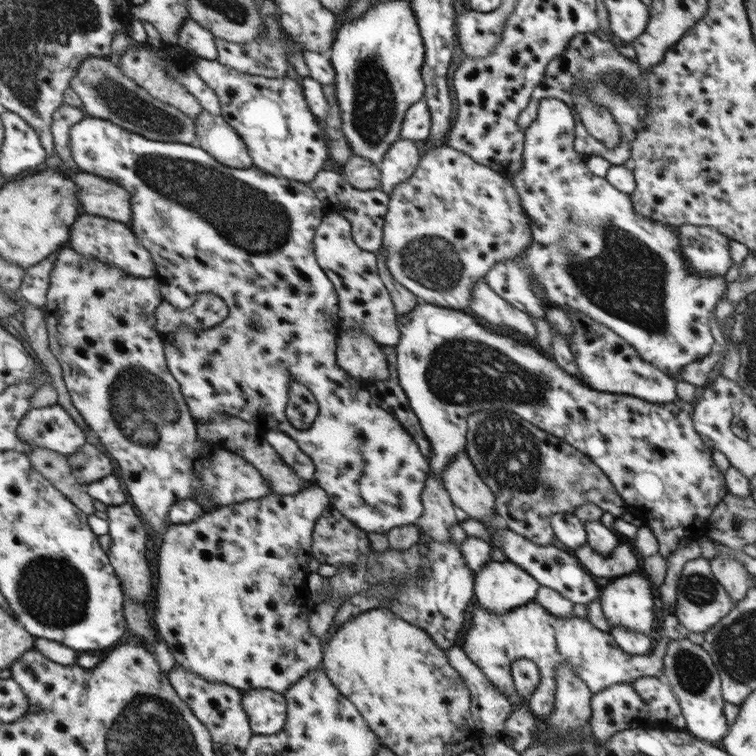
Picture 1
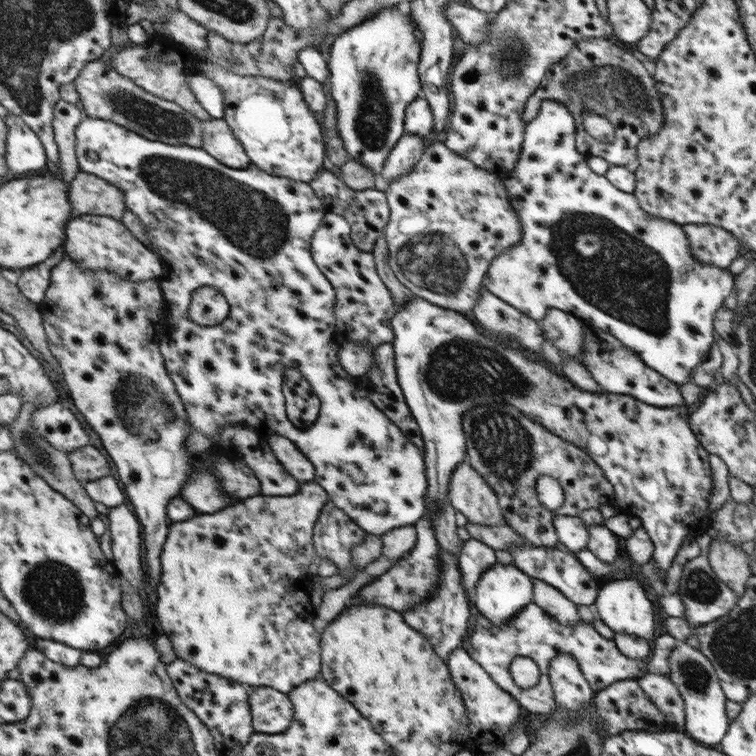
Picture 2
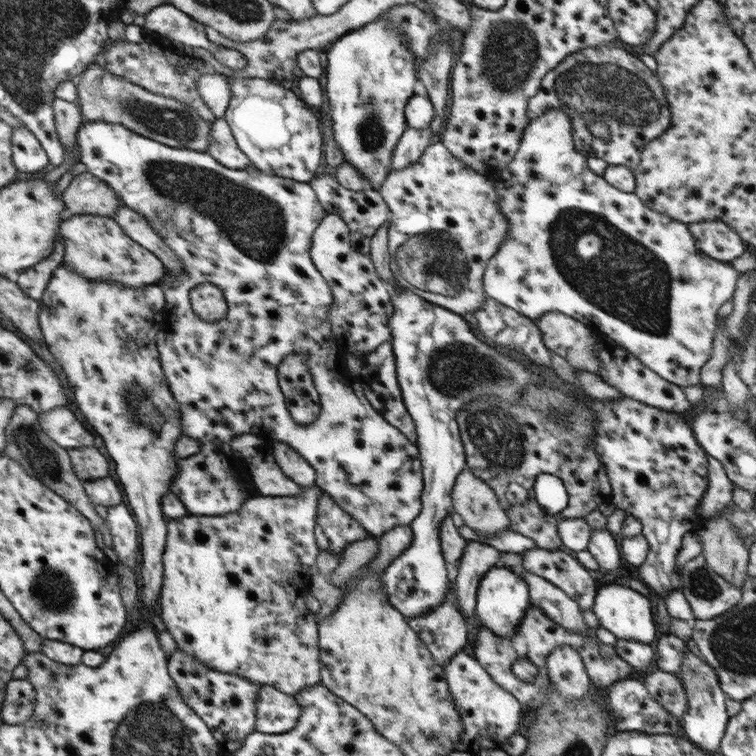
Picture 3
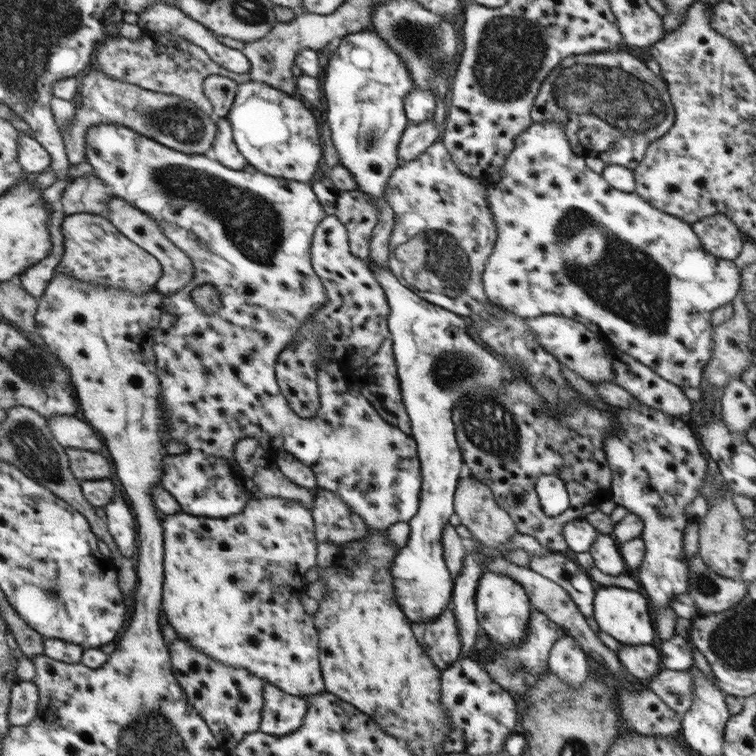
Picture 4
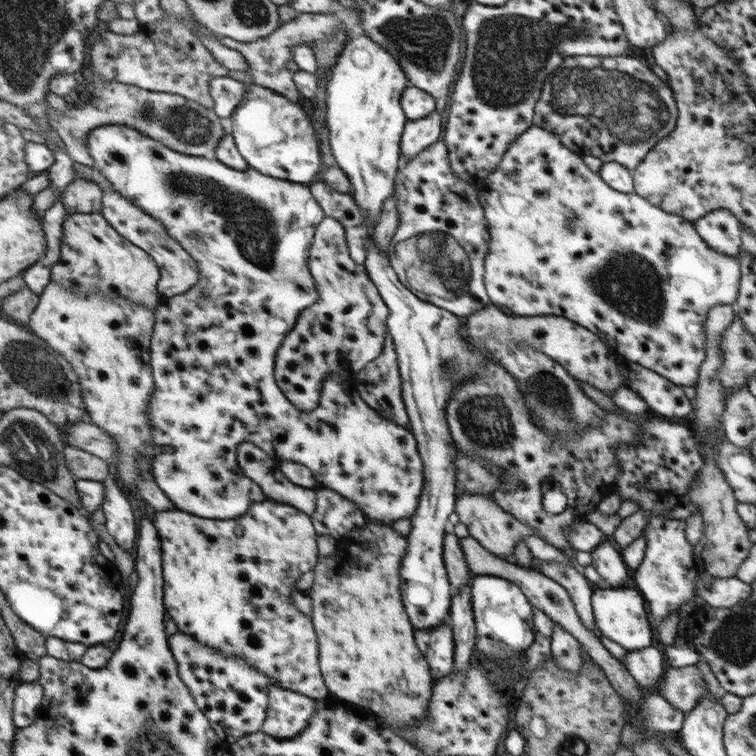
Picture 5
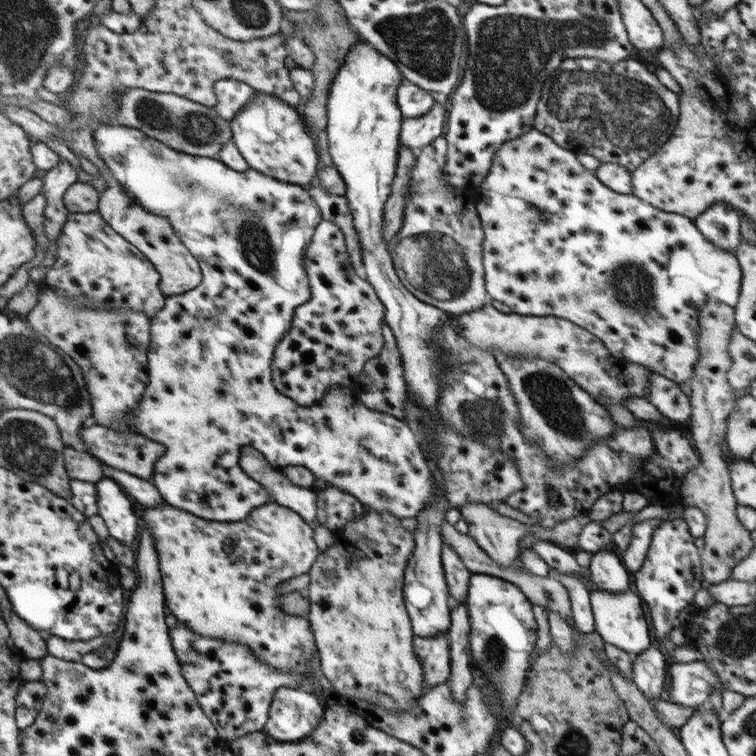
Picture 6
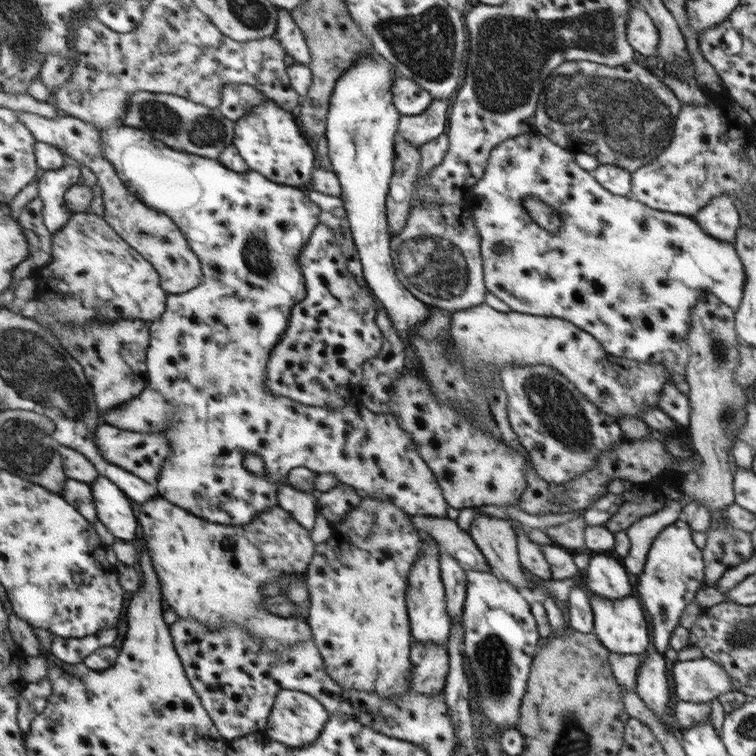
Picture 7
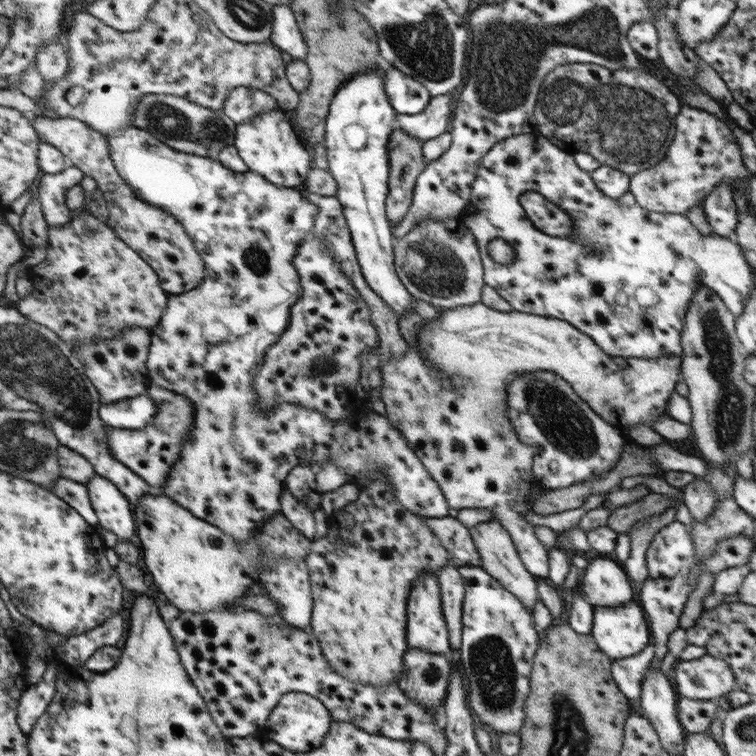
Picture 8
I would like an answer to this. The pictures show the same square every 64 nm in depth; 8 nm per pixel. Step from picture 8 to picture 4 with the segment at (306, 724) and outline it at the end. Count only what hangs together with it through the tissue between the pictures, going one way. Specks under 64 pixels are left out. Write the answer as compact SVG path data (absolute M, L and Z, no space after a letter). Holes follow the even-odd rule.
M273 684L266 688L266 692L270 692L270 696L266 696L270 704L266 704L266 724L262 724L260 731L274 736L286 736L298 731L305 724L309 712L308 701Z

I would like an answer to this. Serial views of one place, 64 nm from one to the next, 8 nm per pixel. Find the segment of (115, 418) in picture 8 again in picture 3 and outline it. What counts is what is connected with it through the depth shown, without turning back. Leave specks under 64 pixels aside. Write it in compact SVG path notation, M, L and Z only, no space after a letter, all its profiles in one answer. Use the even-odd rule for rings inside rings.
M85 121L79 130L78 136L81 162L86 164L90 172L99 176L102 180L106 180L110 186L116 188L118 196L121 197L122 203L126 207L130 207L145 216L146 220L154 226L158 235L162 236L164 243L168 243L176 251L176 255L182 259L182 263L184 263L184 274L178 278L178 282L174 282L170 288L164 290L164 318L162 330L156 334L156 345L160 367L165 375L168 388L172 392L175 404L178 404L178 409L181 413L182 435L200 442L200 451L198 453L178 459L177 476L173 479L173 484L169 485L172 493L182 500L182 504L186 506L188 513L196 516L224 516L230 512L236 512L238 508L242 507L242 504L245 504L248 498L258 495L256 489L249 486L249 482L241 482L241 478L237 476L237 470L240 466L235 462L233 450L230 447L230 440L233 440L236 436L240 436L240 434L256 434L256 436L264 440L265 444L266 440L268 442L276 442L278 440L278 442L288 444L292 450L296 450L300 456L305 457L316 469L316 485L328 493L332 500L336 501L344 511L350 513L370 535L378 538L398 525L409 525L414 522L414 519L418 518L418 515L422 512L421 496L424 494L425 489L424 466L422 465L422 460L420 460L418 446L406 438L398 428L386 422L382 418L382 414L370 406L370 402L366 400L369 397L368 395L358 396L356 394L356 390L352 388L352 382L350 382L350 373L338 364L340 358L339 345L333 338L333 333L330 332L330 322L328 322L328 316L326 316L330 304L333 303L332 290L330 290L328 282L314 268L314 263L310 260L312 234L314 234L316 226L327 215L312 185L305 182L296 182L296 180L278 178L278 176L270 176L270 174L264 174L264 172L256 170L254 166L244 168L244 170L224 168L210 154L206 154L207 151L194 152L194 150L188 150L188 148L172 148L170 145L161 144L160 141L149 140L148 137L140 136L133 129L126 128L125 125L121 124L112 124L104 121ZM204 282L212 283L224 292L224 298L228 302L228 312L226 312L224 320L206 322L194 312L191 297L192 288ZM292 352L306 352L306 356L310 356L310 368L314 368L314 376L318 376L316 382L318 382L318 392L322 392L322 416L318 416L310 424L296 424L294 422L294 418L290 416L290 412L286 408L286 402L284 402L284 396L280 392L280 386L278 386L276 366L280 364L282 356L292 354Z

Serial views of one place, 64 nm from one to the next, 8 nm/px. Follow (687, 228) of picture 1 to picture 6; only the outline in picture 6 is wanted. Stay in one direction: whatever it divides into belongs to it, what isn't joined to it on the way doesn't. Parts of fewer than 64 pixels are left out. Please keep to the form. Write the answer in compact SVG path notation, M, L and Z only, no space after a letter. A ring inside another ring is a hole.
M714 203L696 218L696 225L702 235L708 237L714 245L736 252L740 244L740 216L728 203Z

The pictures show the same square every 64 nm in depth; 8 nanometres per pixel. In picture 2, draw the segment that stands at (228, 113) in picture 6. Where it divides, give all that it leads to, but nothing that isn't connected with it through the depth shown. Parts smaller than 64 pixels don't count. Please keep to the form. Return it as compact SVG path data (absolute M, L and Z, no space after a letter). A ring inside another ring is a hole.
M194 74L186 81L210 116L223 118L225 115L225 96L222 88L218 87L218 83L202 74Z

